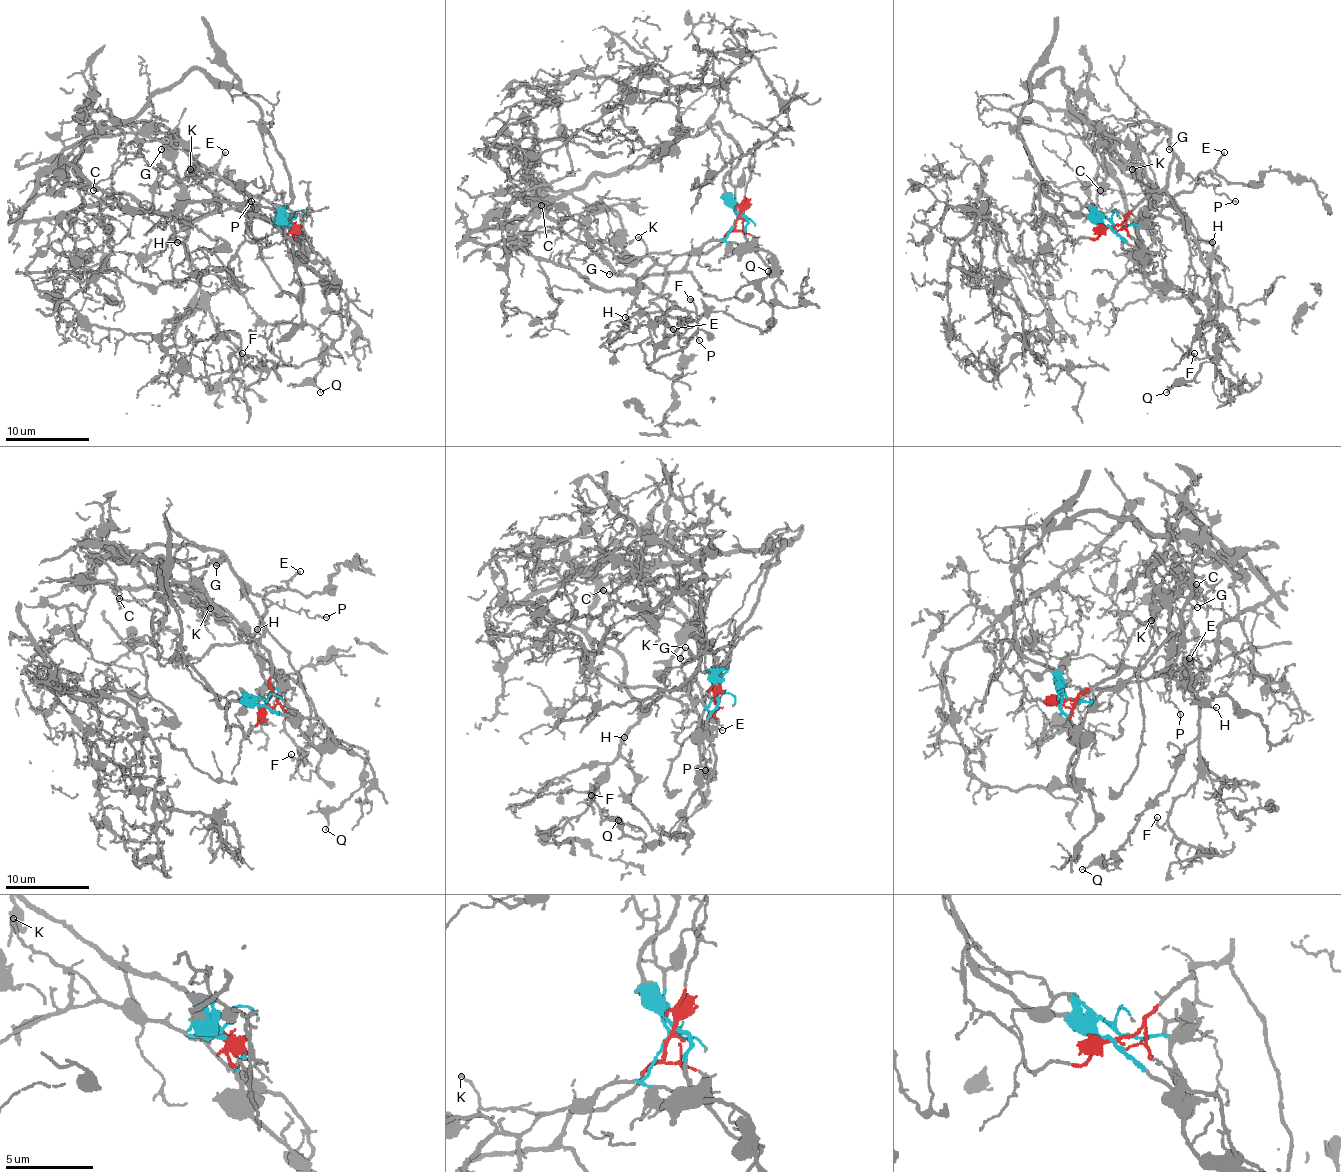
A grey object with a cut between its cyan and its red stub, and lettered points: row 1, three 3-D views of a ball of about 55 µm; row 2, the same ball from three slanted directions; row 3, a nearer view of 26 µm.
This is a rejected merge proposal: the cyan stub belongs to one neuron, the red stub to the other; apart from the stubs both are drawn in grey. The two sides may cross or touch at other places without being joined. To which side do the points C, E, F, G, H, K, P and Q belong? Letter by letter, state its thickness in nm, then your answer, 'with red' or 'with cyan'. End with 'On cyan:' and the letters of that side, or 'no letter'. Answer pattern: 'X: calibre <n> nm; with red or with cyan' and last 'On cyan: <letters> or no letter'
C: calibre 130 nm; with cyan
E: calibre 170 nm; with cyan
F: calibre 190 nm; with cyan
G: calibre 70 nm; with red
H: calibre 100 nm; with cyan
K: calibre 110 nm; with cyan
P: calibre 70 nm; with red
Q: calibre 110 nm; with cyan
On cyan: C, E, F, H, K, Q

